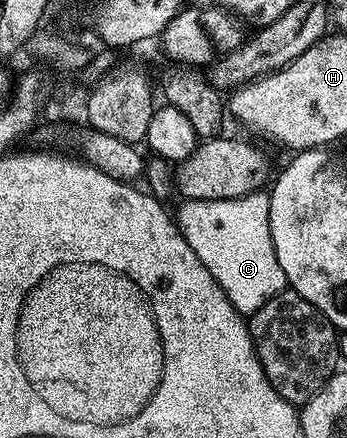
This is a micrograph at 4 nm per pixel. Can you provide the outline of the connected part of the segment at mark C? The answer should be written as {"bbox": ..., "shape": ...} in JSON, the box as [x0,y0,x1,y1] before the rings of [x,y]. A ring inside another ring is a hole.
{"bbox":[176,190,288,317],"shape":[[[265,190],[253,191],[250,195],[235,199],[187,199],[179,202],[176,222],[178,231],[188,241],[192,253],[200,257],[204,269],[212,273],[212,277],[224,289],[228,301],[244,317],[258,311],[272,297],[287,290],[288,284],[284,277],[284,269],[280,269],[280,261],[276,261],[276,249],[272,245],[272,233],[268,221],[270,197]]]}

